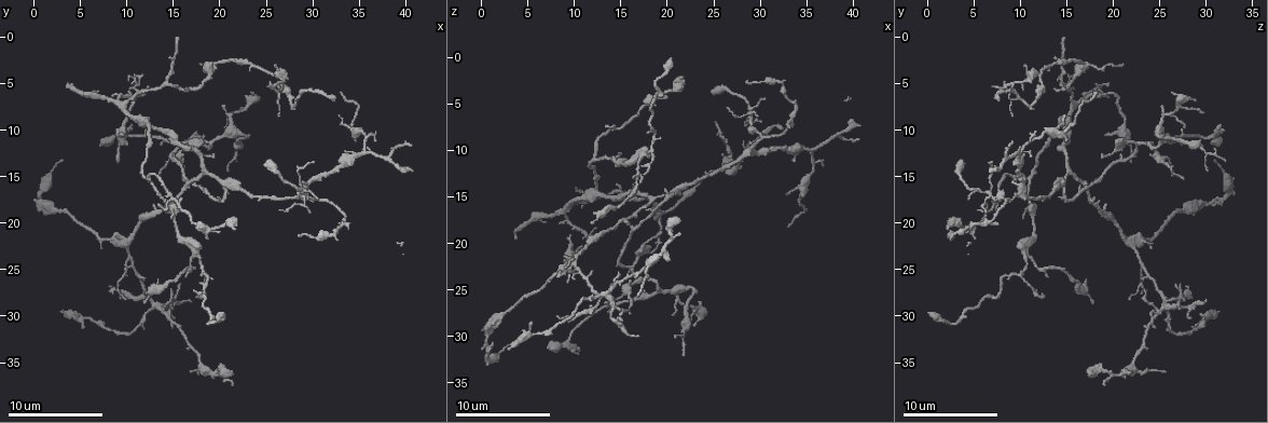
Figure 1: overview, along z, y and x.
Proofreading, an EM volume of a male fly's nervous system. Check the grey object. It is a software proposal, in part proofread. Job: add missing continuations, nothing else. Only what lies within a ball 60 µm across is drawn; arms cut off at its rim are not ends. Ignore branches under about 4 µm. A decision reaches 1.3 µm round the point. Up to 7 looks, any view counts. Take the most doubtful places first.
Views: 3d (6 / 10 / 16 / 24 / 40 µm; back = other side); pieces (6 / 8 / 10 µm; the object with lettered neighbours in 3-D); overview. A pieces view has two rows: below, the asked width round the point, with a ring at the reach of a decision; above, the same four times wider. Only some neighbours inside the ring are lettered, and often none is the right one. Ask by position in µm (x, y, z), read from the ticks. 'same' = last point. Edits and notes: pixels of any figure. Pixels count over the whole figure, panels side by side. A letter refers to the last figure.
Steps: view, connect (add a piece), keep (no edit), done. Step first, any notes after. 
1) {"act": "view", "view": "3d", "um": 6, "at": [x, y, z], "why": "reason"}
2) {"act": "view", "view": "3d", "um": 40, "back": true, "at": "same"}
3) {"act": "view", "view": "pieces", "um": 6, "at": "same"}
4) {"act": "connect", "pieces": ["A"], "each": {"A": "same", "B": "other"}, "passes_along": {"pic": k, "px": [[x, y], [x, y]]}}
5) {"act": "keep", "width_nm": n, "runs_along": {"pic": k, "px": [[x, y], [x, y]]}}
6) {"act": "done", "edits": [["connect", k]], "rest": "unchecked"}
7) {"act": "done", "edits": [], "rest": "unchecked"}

{"act": "view", "view": "3d", "um": 6, "at": [20.8, 35.8, 17.2], "why": "free end"}

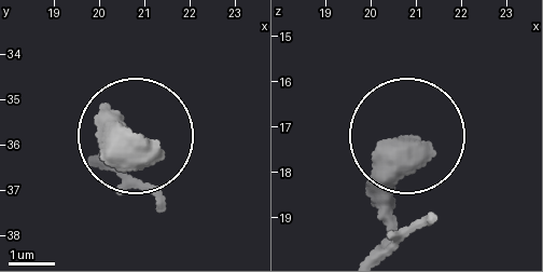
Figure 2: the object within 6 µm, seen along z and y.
{"act": "view", "view": "pieces", "um": 10, "at": [20.85, 35.95, 17.40], "why": "what lies round it"}

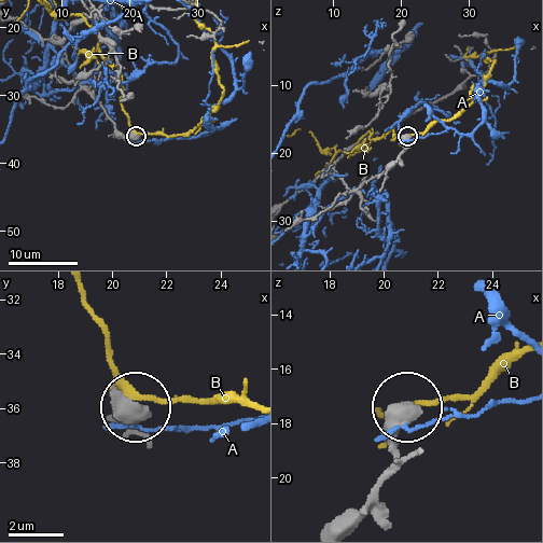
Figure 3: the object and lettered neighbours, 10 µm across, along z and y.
{"act": "keep", "width_nm": 580, "each": {"A": "other", "B": "other"}, "found": "no lettered piece goes on from it"}

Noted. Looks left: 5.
{"act": "view", "view": "pieces", "um": 8, "at": [3.0, 29.4, 31.2], "why": "an open end"}

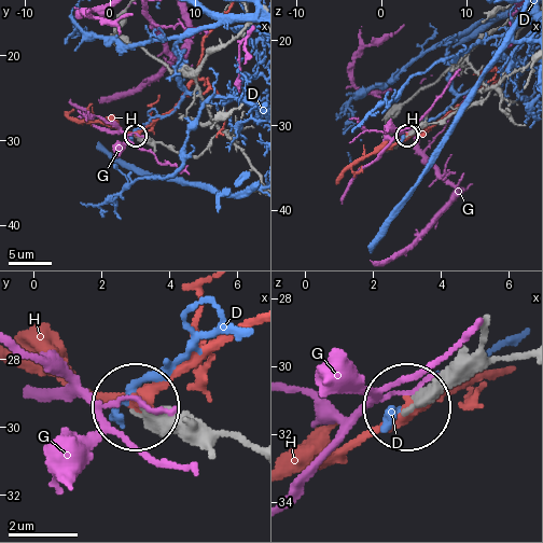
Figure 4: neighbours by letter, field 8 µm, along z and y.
{"act": "keep", "each": {"D": "other", "G": "other", "H": "other"}, "found": "no lettered piece goes on from it"}

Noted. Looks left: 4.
{"act": "view", "view": "pieces", "um": 6, "at": [17.6, 27.8, 12.8], "why": "branch stops here"}

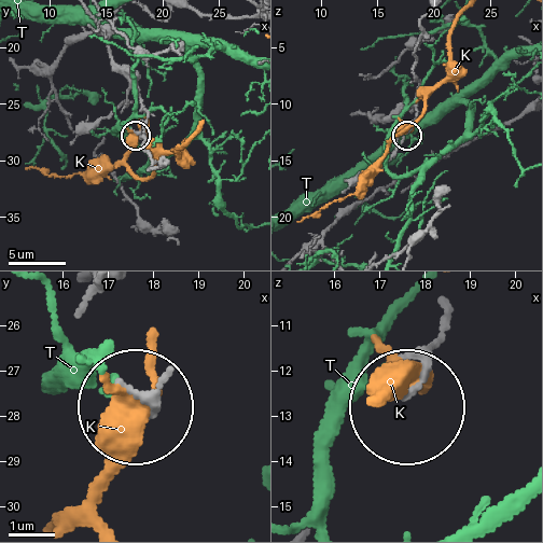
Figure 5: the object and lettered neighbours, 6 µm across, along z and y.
{"act": "keep", "each": {"K": "other", "T": "other"}, "runs_along": {"pic": 5, "px": [[444, 314], [414, 391]]}, "found": "none of them fits"}

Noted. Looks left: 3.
{"act": "view", "view": "3d", "um": 6, "at": [11.8, 28.2, 17.6], "why": "thin end"}

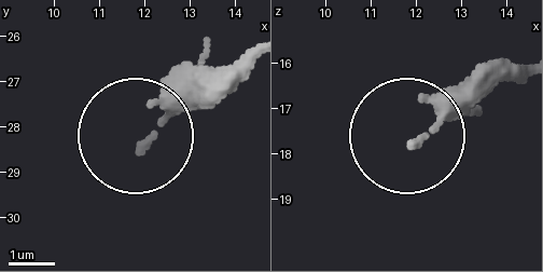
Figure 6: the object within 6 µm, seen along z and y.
{"act": "view", "view": "pieces", "um": 10, "at": [12.00, 28.45, 17.75], "why": "see the neighbours"}

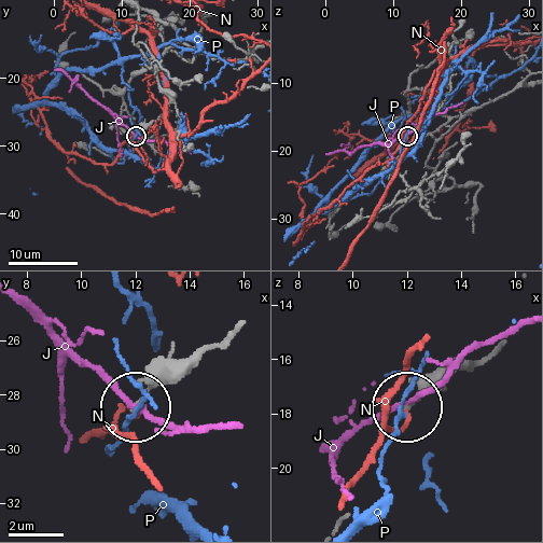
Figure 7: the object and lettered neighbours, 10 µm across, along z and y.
{"act": "keep", "width_nm": 130, "each": {"J": "other", "N": "other", "P": "other"}, "runs_along": {"pic": 7, "px": [[491, 349], [409, 404]]}, "found": "no lettered piece goes on from it"}

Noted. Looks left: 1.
{"act": "done", "edits": [], "rest": "unchecked"}

